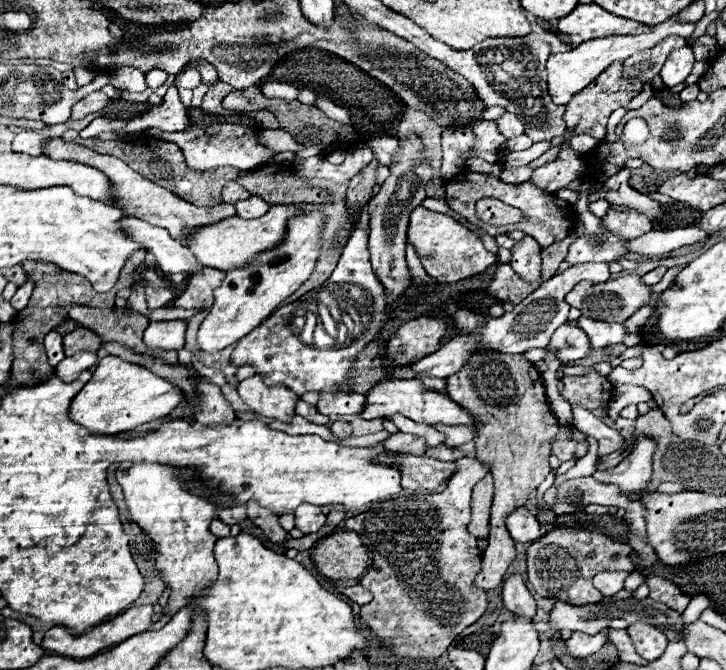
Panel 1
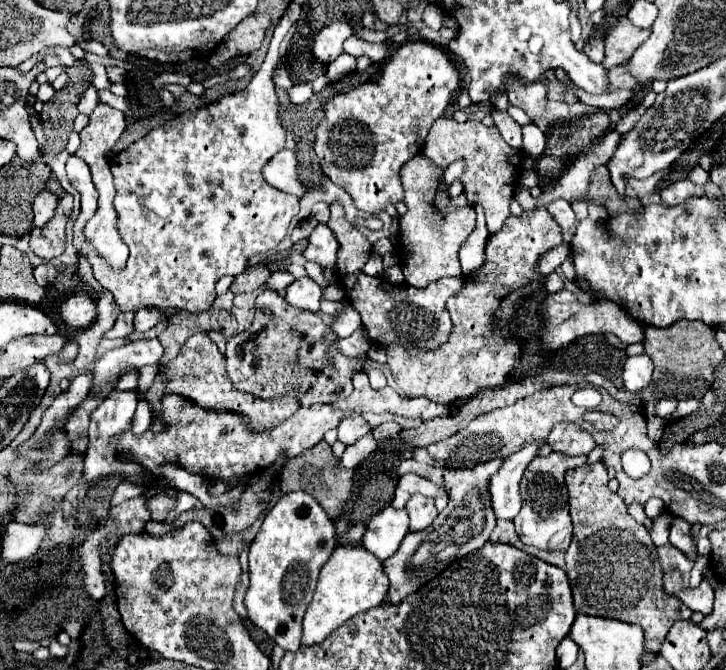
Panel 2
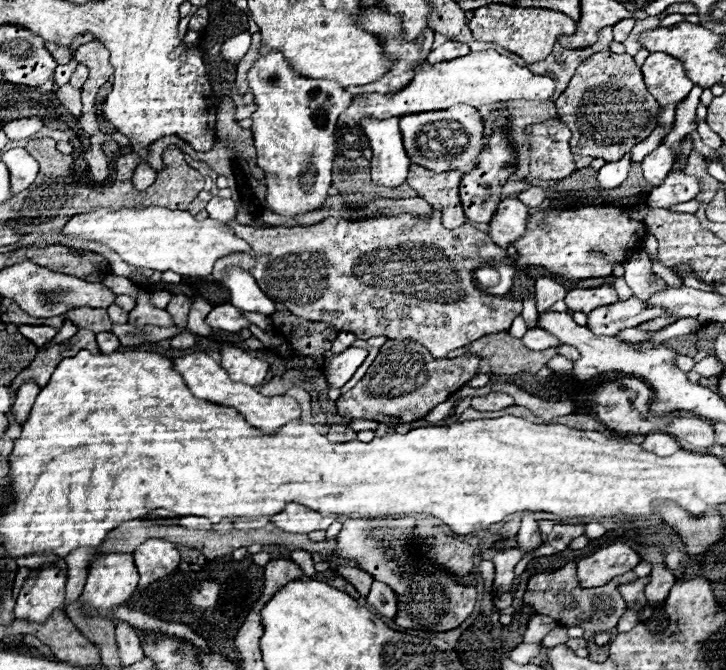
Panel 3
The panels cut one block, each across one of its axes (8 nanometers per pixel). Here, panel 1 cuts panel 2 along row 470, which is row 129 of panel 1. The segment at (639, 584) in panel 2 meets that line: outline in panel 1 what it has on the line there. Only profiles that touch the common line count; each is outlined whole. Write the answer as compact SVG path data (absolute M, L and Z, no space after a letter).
M622 62L610 64L588 88L580 90L580 92L570 100L570 104L566 106L564 120L566 120L568 132L564 134L564 142L568 144L572 136L580 136L580 134L590 134L592 138L602 140L602 138L606 136L606 120L608 120L608 116L610 116L616 108L626 106L626 104L635 96L638 96L640 92L642 92L642 86L640 86L640 84L634 84L634 82L626 82L626 80L624 80L624 76L622 76Z

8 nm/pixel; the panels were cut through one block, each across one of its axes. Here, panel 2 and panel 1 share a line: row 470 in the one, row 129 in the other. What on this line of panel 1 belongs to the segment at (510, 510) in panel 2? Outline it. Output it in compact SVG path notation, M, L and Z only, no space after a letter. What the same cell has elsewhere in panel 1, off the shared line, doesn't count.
M504 112L504 114L496 120L496 124L498 124L498 132L500 132L502 136L506 136L508 140L524 134L524 124L522 124L522 122L516 118L516 114L512 114L512 112Z

